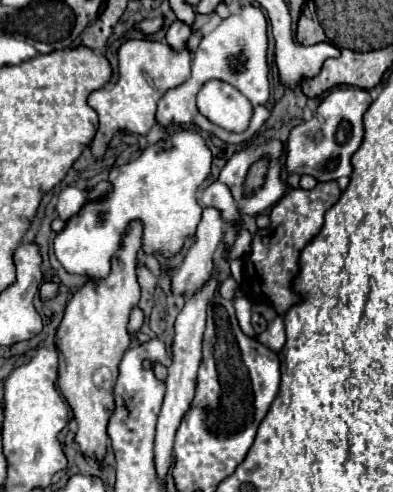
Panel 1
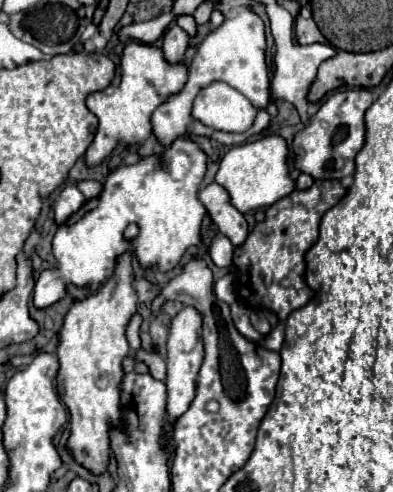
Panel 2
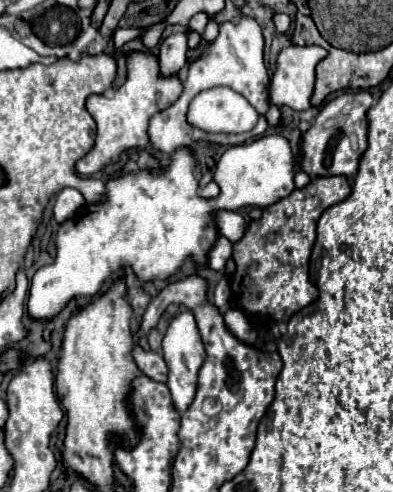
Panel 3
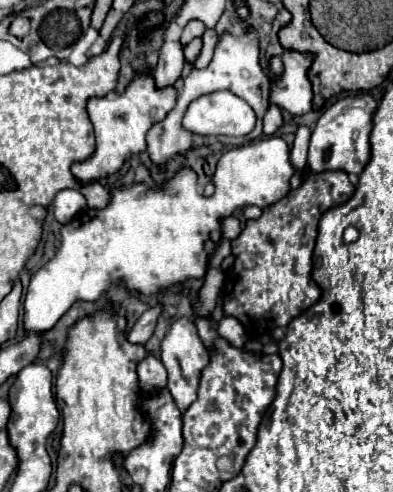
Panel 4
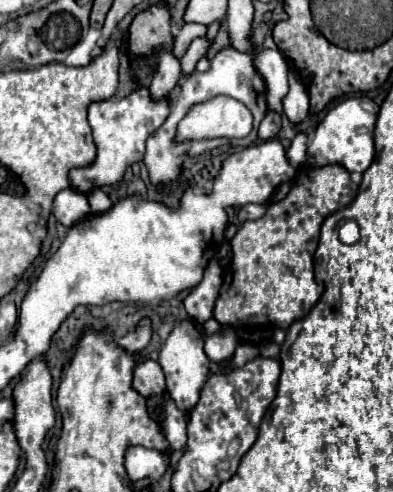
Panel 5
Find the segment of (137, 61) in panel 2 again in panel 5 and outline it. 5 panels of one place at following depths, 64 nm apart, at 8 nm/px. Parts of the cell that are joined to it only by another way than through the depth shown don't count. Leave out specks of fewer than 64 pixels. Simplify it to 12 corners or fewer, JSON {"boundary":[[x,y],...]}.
{"boundary":[[148,88],[94,102],[88,120],[94,164],[70,170],[90,194],[124,178],[164,124],[168,100]]}

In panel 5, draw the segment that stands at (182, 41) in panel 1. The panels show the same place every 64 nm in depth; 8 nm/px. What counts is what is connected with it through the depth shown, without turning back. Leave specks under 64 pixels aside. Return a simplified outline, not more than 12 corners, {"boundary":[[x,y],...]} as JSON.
{"boundary":[[158,54],[150,98],[166,98],[180,78],[180,60]]}

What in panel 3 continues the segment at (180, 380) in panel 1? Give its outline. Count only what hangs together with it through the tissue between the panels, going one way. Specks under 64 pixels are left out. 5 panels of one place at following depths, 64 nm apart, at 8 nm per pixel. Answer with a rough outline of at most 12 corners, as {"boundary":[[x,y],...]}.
{"boundary":[[192,312],[162,340],[174,408],[194,400],[206,350]]}

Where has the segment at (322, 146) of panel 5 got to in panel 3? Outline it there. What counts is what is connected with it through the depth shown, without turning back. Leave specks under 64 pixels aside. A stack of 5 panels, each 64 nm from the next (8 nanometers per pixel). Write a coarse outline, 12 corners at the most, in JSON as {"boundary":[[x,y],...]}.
{"boundary":[[370,92],[330,100],[302,138],[302,170],[352,176]]}

